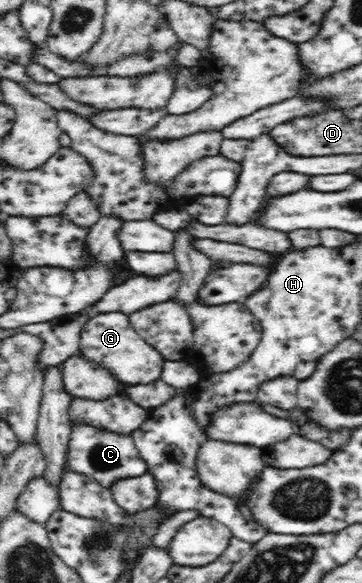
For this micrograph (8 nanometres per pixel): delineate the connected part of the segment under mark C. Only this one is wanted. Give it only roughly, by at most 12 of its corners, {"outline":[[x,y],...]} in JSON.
{"outline":[[72,424],[66,468],[108,489],[147,473],[131,435]]}

